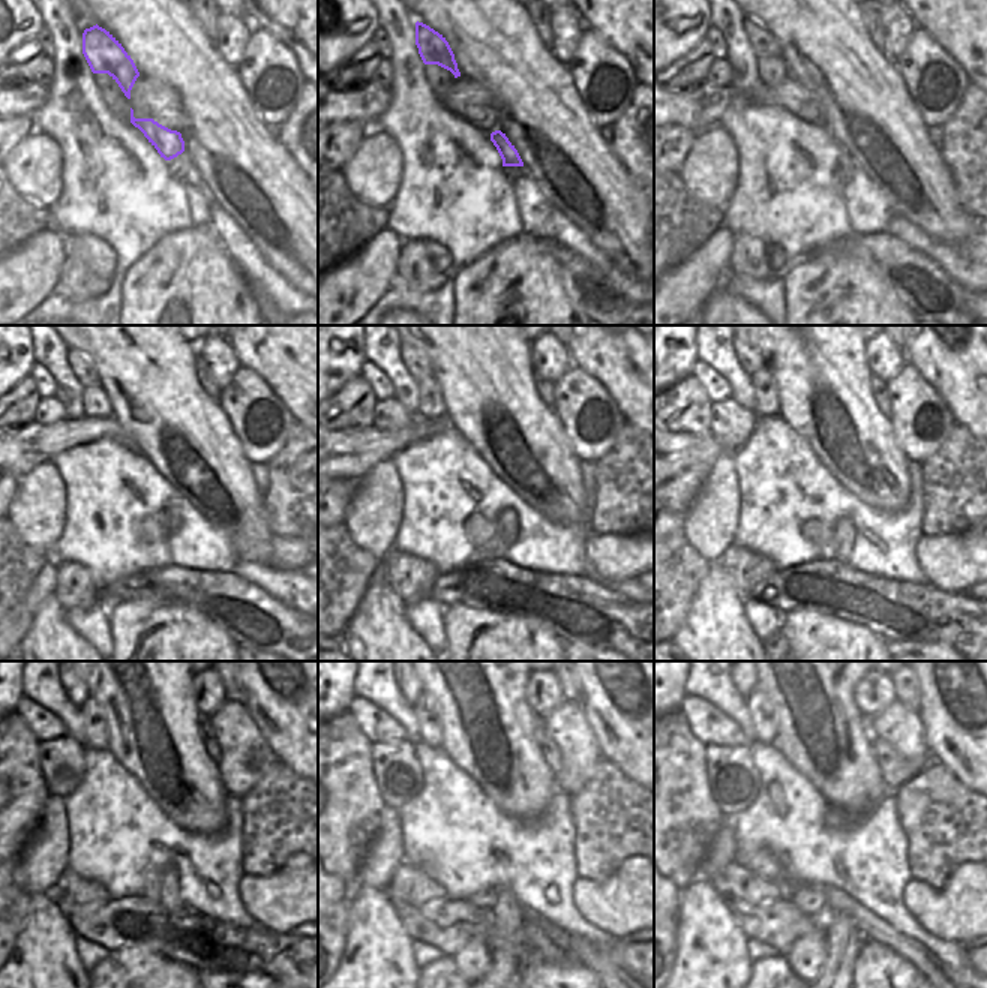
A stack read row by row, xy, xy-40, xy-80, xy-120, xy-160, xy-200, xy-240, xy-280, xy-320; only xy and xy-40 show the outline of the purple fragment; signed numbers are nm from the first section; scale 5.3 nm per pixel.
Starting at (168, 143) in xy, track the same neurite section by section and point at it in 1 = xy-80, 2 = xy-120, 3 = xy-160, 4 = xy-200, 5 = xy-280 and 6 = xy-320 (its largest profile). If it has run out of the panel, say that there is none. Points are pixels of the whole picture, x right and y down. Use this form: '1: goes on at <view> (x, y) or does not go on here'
1: goes on at xy-80 (845, 165)
2: goes on at xy-120 (171, 516)
3: goes on at xy-160 (507, 529)
4: goes on at xy-200 (845, 529)
5: goes on at xy-280 (509, 915)
6: goes on at xy-320 (845, 939)

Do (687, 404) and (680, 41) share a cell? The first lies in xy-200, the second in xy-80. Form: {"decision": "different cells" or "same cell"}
{"decision": "different cells"}

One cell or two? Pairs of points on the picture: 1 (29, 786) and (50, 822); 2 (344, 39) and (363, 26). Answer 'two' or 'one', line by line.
1: two
2: one

